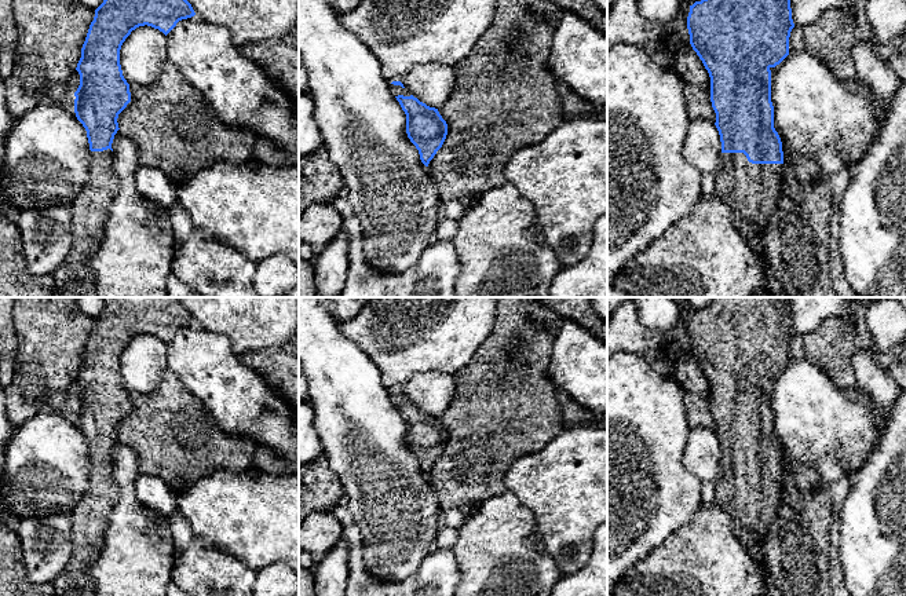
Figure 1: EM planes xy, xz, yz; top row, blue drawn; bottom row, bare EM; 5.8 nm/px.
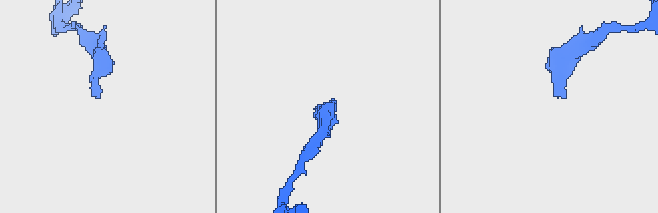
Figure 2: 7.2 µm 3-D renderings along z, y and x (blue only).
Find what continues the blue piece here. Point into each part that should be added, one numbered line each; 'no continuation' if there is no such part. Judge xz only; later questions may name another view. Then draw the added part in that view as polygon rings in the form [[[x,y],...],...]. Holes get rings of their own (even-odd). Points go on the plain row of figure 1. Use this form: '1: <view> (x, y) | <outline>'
1: xz (397, 398) | [[[391,392],[391,398],[392,398],[394,405],[398,405],[398,403],[410,405],[412,403],[406,396],[402,396],[401,394]]]

